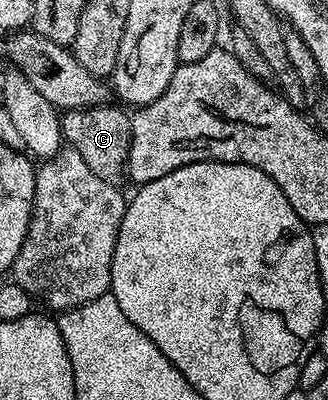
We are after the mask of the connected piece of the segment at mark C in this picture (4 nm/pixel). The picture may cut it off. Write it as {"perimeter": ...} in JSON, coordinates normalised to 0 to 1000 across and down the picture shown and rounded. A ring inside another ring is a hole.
{"perimeter":[[[375,265],[253,268],[235,278],[198,278],[183,290],[183,335],[192,355],[232,378],[274,413],[274,423],[311,453],[375,460],[390,423],[390,375],[402,350],[402,303]]]}

